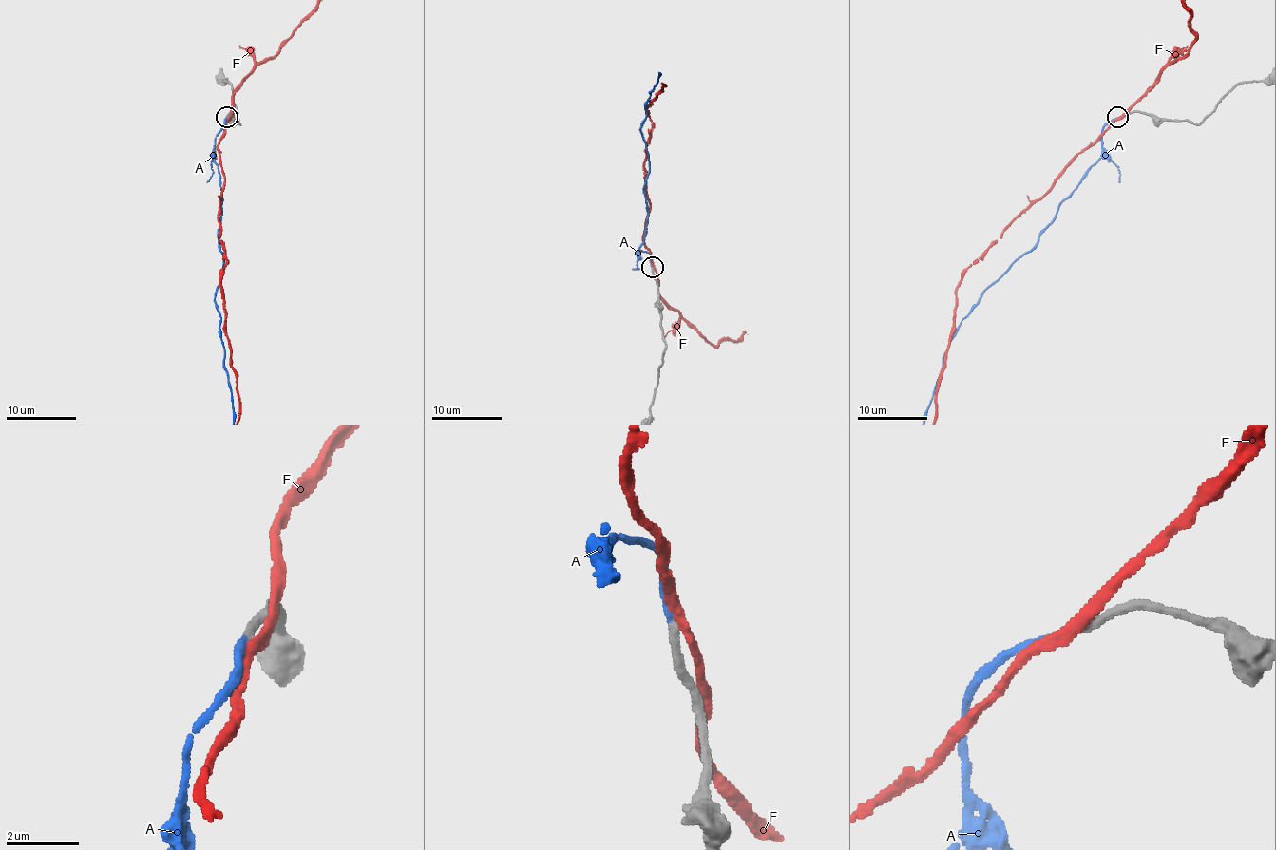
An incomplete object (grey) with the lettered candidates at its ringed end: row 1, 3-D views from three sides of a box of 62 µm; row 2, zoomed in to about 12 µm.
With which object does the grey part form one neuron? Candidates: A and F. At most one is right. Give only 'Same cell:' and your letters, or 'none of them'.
Same cell: A

